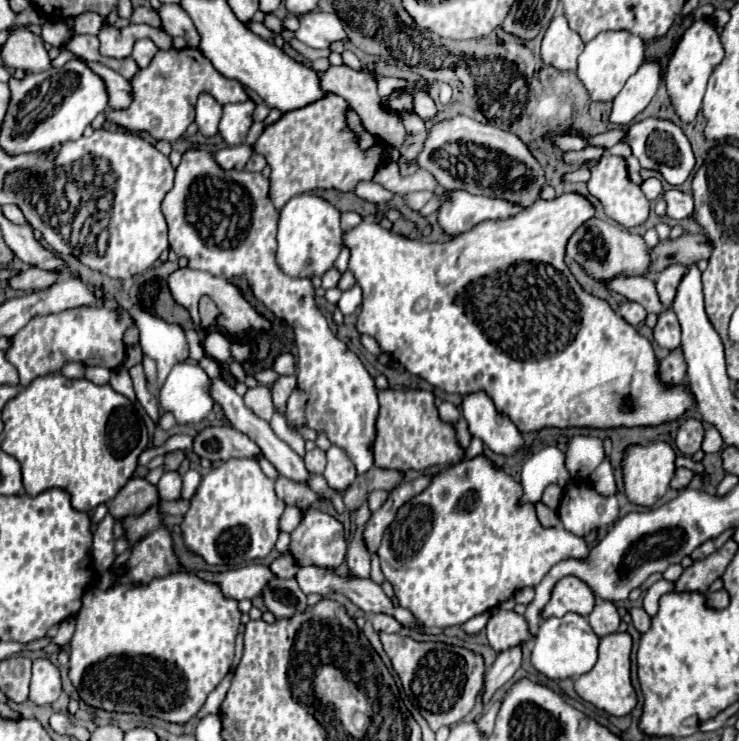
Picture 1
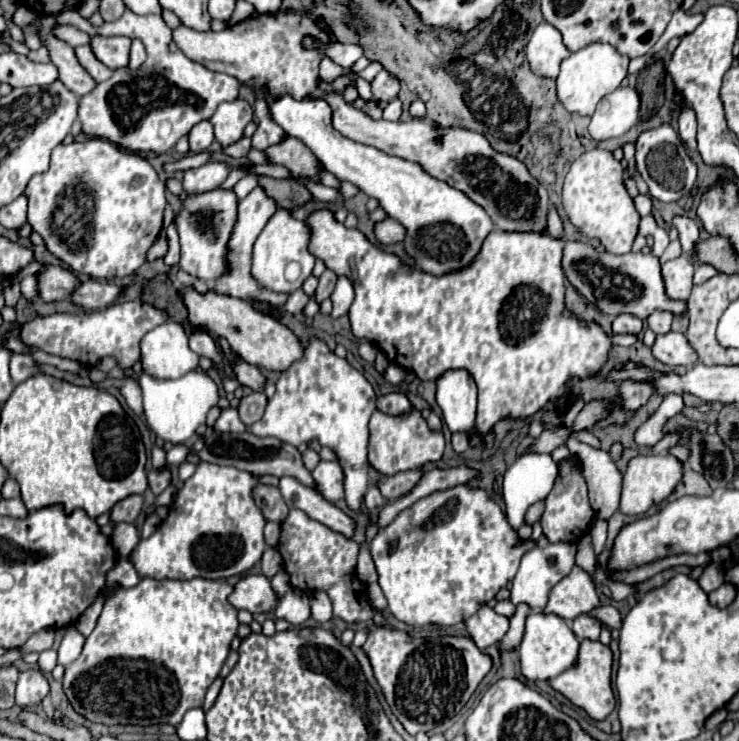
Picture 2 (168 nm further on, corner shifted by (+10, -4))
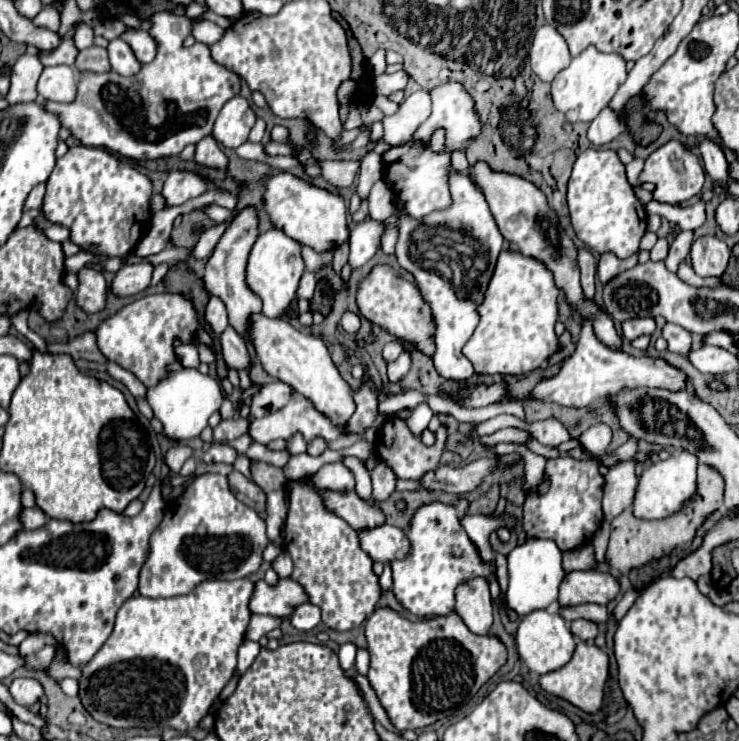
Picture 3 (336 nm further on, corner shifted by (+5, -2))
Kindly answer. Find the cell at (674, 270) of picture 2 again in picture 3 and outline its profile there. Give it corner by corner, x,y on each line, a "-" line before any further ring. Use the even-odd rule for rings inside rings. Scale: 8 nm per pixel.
689,230
689,232
679,232
679,234
677,234
677,238
673,240
673,244
669,246
669,256
667,256
667,260
665,260
667,270
671,270
671,272
677,270
679,262
683,262
685,256
689,254
693,240
695,240
695,236
693,236
691,230

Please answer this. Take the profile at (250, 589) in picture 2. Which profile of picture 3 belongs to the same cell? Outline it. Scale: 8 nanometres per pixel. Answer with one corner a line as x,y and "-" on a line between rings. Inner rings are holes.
283,578
279,580
277,586
269,586
263,580
259,580
249,606
251,606
251,612
255,614
291,618
295,608
305,602
309,602
305,588
291,578

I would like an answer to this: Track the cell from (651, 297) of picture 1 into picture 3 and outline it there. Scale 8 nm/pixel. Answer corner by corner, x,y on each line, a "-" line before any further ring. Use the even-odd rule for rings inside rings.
665,324
663,338
669,342
669,352
675,352
683,358
687,358
687,354
691,352
691,334
687,330
683,330
681,326

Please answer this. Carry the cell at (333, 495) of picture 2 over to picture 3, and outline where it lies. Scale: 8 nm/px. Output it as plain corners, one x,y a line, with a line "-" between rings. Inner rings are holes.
331,462
323,464
309,480
289,480
287,488
289,514
285,526
285,550
293,560
291,578
311,594
311,604
321,608
321,620
327,628
337,632
353,630
375,610
381,596
379,576
373,572
373,562
367,558
367,552
361,550
357,532
343,518
327,510
319,492
353,491
355,477
341,462

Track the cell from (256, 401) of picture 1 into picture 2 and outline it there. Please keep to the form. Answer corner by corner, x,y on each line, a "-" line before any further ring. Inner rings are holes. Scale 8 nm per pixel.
252,392
248,396
244,396
240,400
240,406
238,406
238,414
240,414
240,420
246,424
246,426
252,426
254,422
258,422
266,410
266,396
264,392

